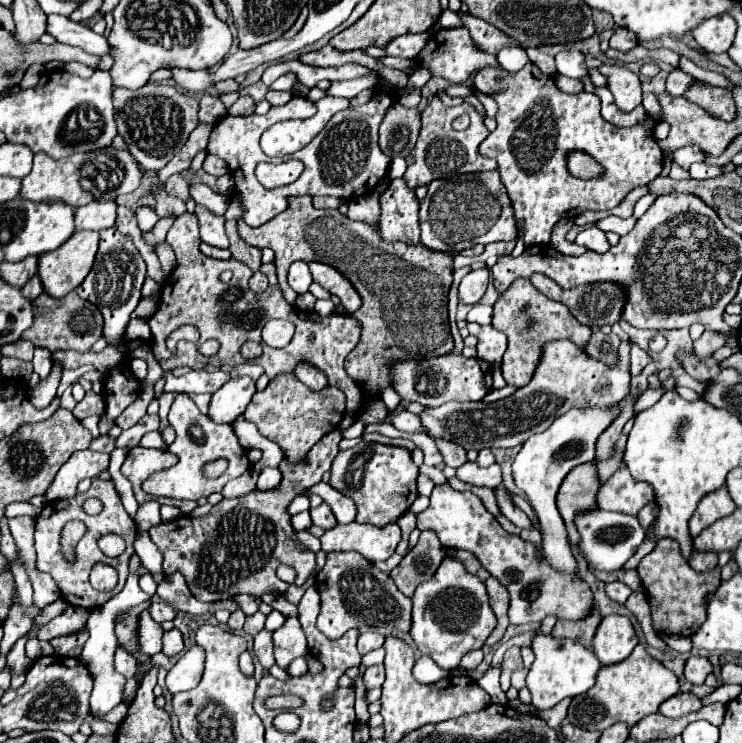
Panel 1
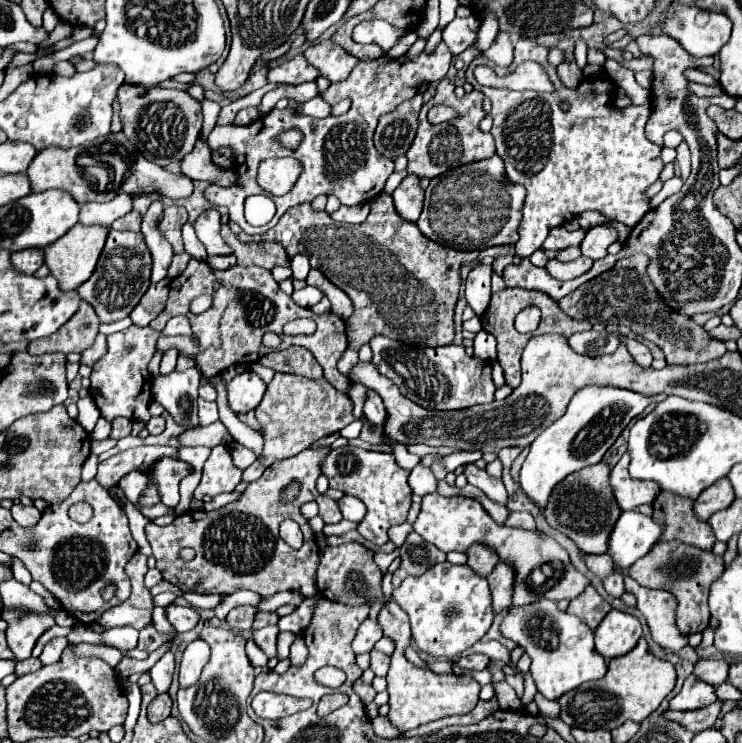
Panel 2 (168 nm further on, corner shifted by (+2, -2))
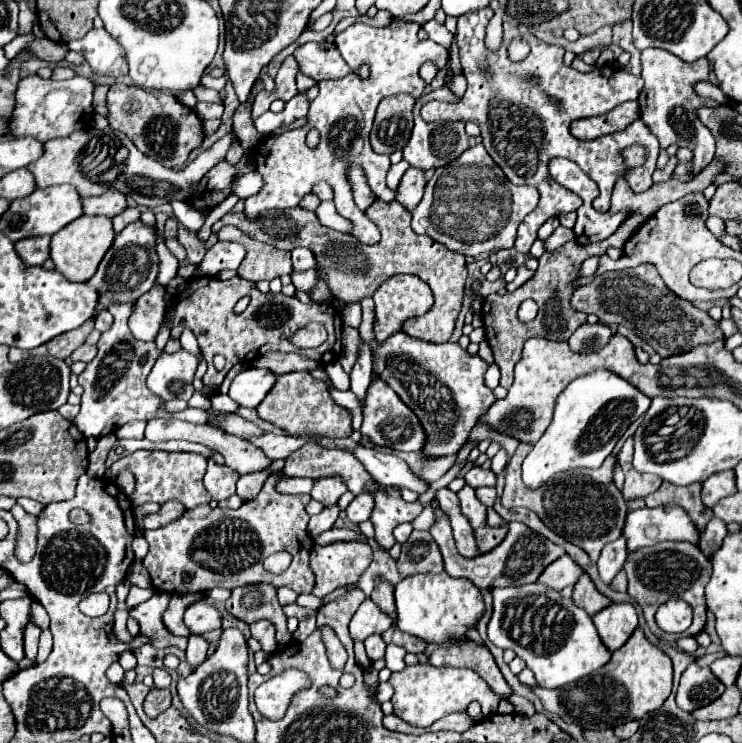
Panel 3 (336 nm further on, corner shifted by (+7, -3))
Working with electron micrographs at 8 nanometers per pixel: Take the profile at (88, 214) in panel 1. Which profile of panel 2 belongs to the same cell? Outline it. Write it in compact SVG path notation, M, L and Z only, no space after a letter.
M121 193L113 201L107 201L107 203L83 203L79 221L83 225L111 227L111 223L115 219L119 219L131 211L131 201L133 199L129 193Z

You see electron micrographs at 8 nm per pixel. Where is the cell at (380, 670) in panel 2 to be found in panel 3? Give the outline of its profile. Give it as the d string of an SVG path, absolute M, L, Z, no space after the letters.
M376 634L376 636L368 636L368 640L366 640L364 644L366 644L366 654L368 654L368 658L370 658L372 662L384 658L386 644L384 644L384 640L382 640L380 634Z

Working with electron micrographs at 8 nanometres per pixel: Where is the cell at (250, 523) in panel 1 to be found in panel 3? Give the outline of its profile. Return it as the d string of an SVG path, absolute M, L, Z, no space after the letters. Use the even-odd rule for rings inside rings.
M274 472L266 478L262 490L258 492L258 496L254 500L244 502L238 510L222 510L222 508L210 508L208 504L194 508L194 510L186 510L176 522L170 522L164 528L156 528L156 530L144 530L144 538L150 544L150 552L144 558L144 566L150 572L152 578L152 586L158 592L170 592L170 594L194 594L194 592L208 592L212 588L226 588L226 590L234 590L238 586L246 586L246 584L258 584L258 582L268 582L276 588L280 586L288 586L290 590L294 590L296 594L310 594L314 588L314 574L310 570L308 558L310 558L310 550L312 550L312 540L308 534L308 514L306 514L306 504L310 502L308 494L282 494L276 490L276 484L286 480L288 476L284 472ZM274 552L290 552L292 554L292 564L290 568L280 574L274 576L270 572L266 572L262 568L264 558L268 558Z

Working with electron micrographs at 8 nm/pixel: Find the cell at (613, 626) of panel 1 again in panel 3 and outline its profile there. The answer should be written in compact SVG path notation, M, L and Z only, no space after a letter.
M610 604L606 610L600 610L592 620L602 644L610 652L624 646L638 626L638 614L632 604Z

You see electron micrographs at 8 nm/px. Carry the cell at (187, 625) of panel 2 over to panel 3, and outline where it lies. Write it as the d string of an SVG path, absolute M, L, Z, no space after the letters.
M196 602L184 612L184 624L192 634L204 634L208 630L220 628L220 614L212 604Z

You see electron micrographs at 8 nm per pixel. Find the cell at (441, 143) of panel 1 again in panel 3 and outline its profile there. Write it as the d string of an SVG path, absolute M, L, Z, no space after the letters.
M440 86L438 90L432 90L424 96L420 96L416 100L416 106L414 106L414 130L412 130L412 136L408 140L408 144L404 146L402 154L404 154L404 160L412 166L412 168L418 168L418 170L432 170L432 168L440 168L440 166L446 166L450 164L452 160L456 160L464 150L476 146L476 144L482 144L482 136L468 136L466 130L464 130L464 122L436 122L436 124L426 124L422 118L420 118L420 108L430 102L430 100L444 100L444 102L450 102L450 104L456 104L460 98L452 94L452 90L448 86Z

